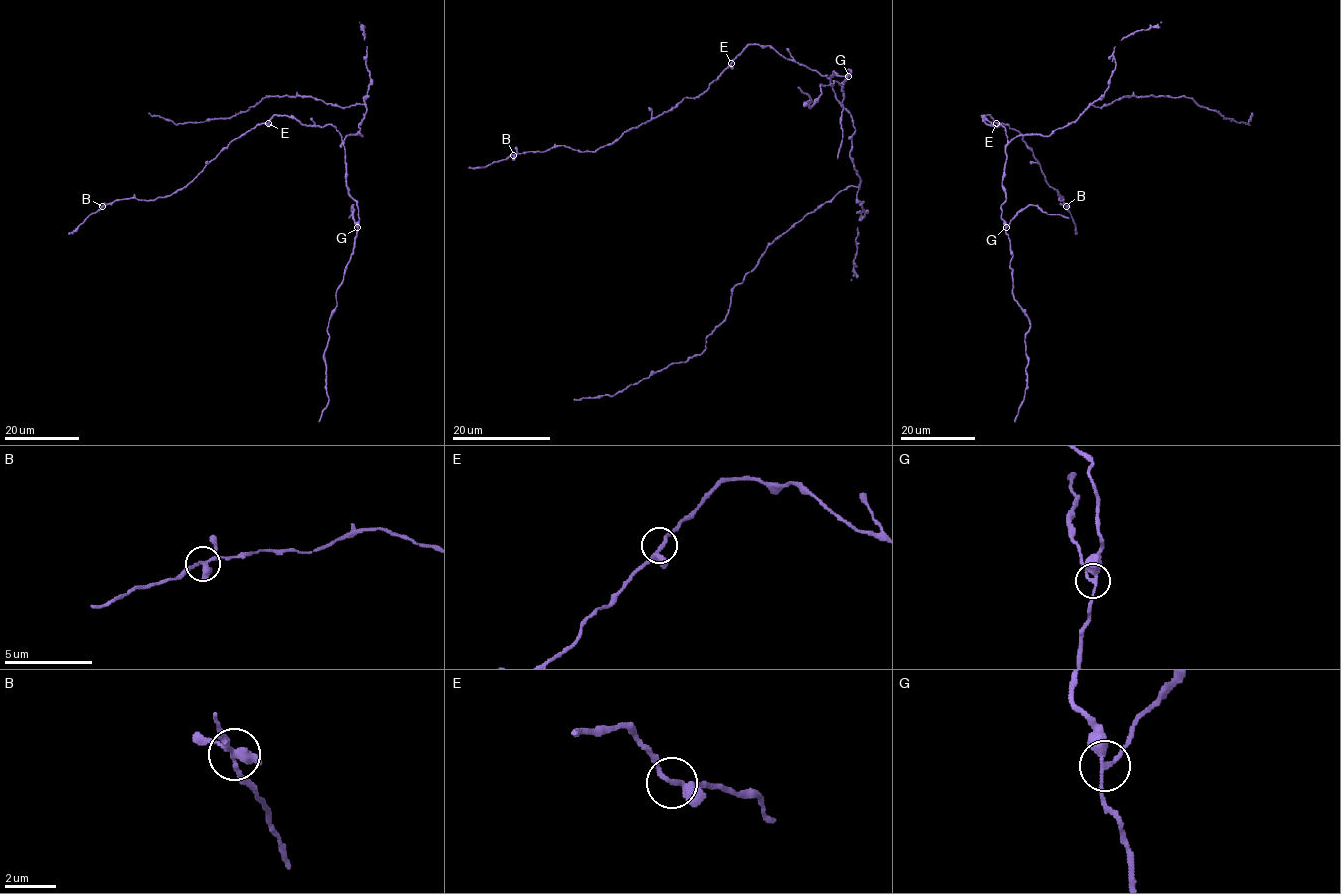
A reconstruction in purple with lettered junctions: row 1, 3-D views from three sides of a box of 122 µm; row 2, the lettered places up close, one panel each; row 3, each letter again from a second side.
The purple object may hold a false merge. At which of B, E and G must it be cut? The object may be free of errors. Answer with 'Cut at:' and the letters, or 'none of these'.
Cut at: G

